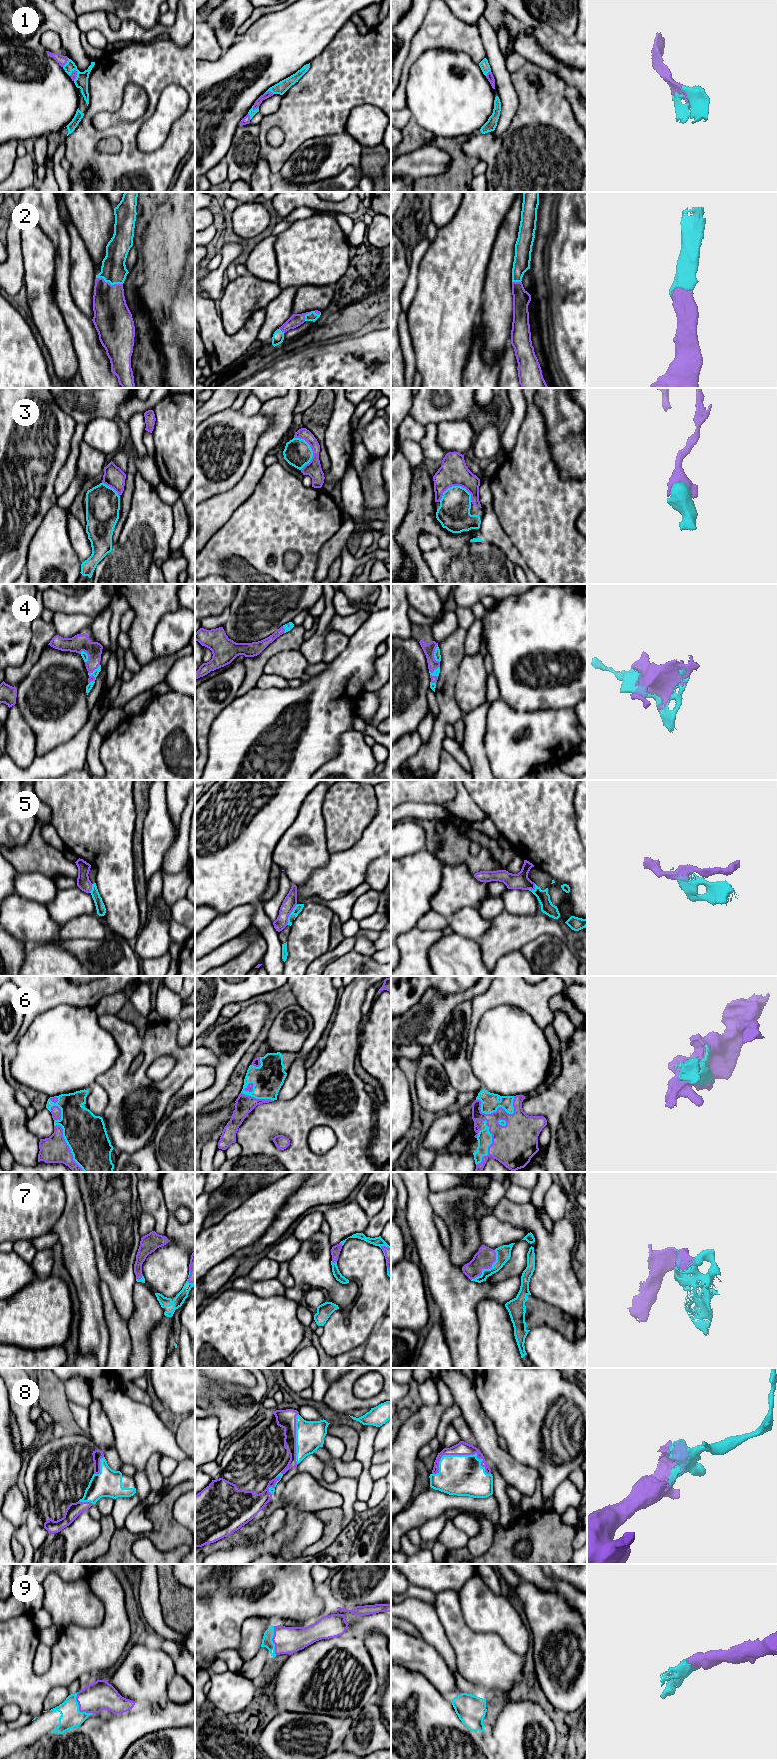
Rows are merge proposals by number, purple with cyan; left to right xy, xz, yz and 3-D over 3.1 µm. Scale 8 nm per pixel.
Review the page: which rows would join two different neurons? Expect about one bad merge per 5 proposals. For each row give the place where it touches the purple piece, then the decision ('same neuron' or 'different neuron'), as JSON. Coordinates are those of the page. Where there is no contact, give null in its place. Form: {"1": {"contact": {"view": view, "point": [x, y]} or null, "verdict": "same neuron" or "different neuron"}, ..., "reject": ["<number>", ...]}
{"1": {"contact": {"view": "xz", "point": [268, 91]}, "verdict": "same neuron"}, "2": {"contact": {"view": "xy", "point": [108, 282]}, "verdict": "same neuron"}, "3": {"contact": {"view": "yz", "point": [456, 485]}, "verdict": "same neuron"}, "4": {"contact": {"view": "yz", "point": [433, 654]}, "verdict": "same neuron"}, "5": {"contact": {"view": "xz", "point": [290, 913]}, "verdict": "different neuron"}, "6": {"contact": {"view": "yz", "point": [491, 1113]}, "verdict": "same neuron"}, "7": {"contact": {"view": "yz", "point": [488, 1268]}, "verdict": "same neuron"}, "8": {"contact": {"view": "yz", "point": [460, 1454]}, "verdict": "same neuron"}, "9": {"contact": {"view": "xy", "point": [79, 1708]}, "verdict": "same neuron"}, "reject": ["5"]}

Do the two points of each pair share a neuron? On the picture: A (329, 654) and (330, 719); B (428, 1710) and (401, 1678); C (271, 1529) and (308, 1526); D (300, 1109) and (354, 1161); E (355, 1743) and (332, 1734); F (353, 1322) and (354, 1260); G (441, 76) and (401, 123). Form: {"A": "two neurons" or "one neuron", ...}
{"A": "two neurons", "B": "one neuron", "C": "two neurons", "D": "one neuron", "E": "two neurons", "F": "one neuron", "G": "two neurons"}

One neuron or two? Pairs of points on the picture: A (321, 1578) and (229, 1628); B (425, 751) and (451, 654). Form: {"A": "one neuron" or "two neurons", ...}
{"A": "two neurons", "B": "one neuron"}

